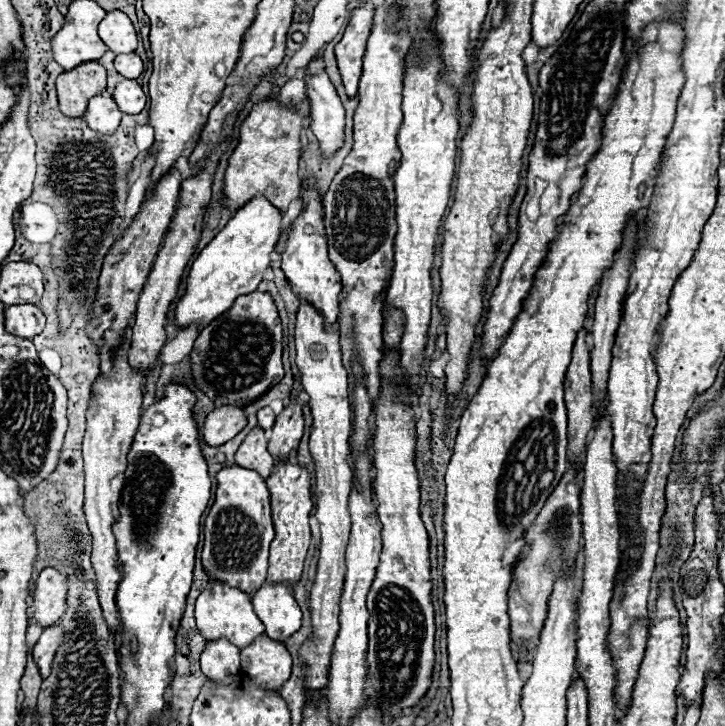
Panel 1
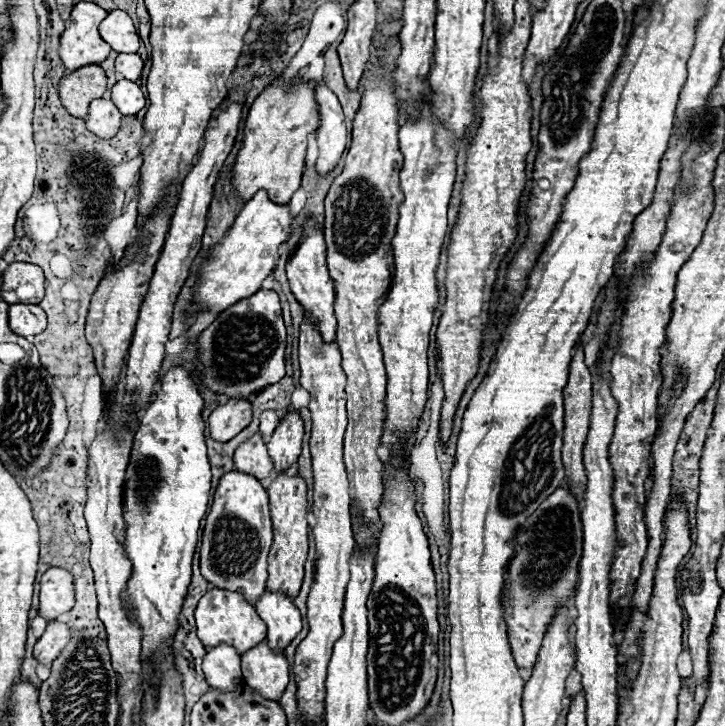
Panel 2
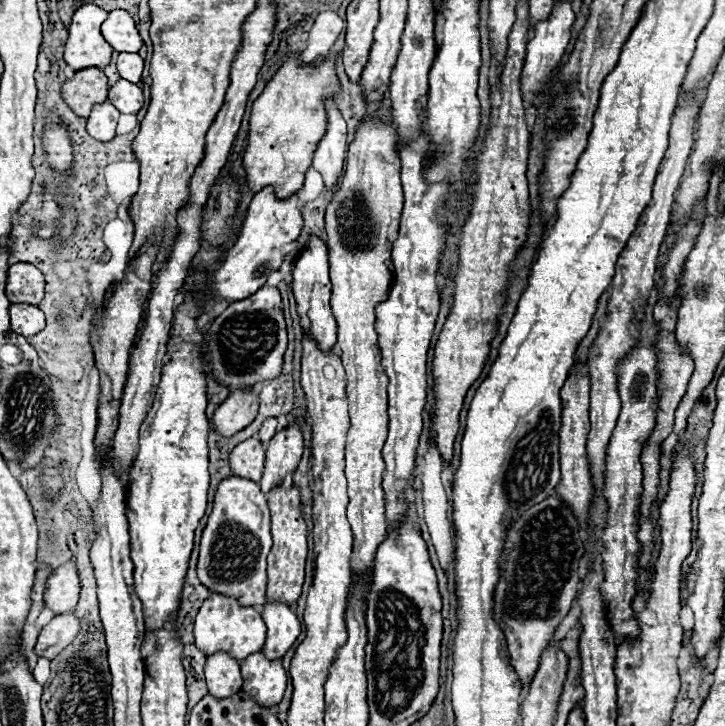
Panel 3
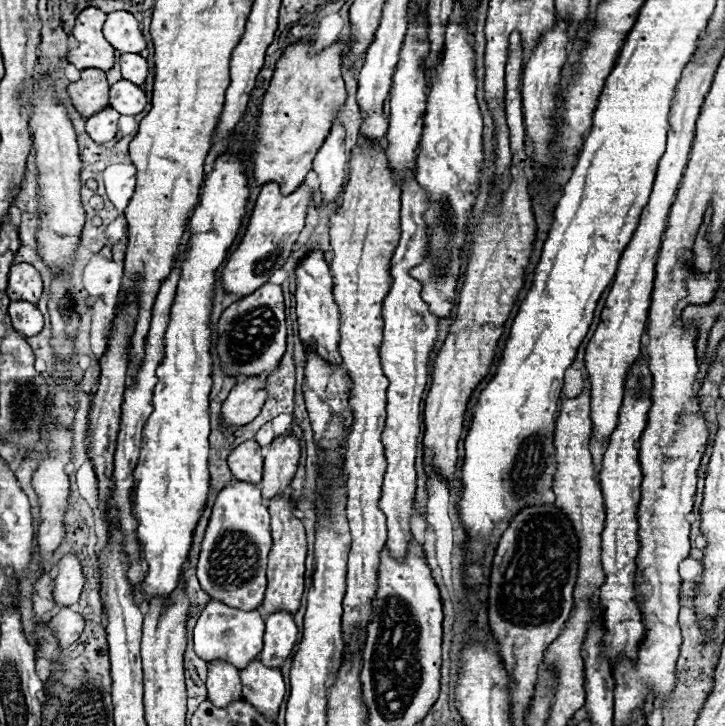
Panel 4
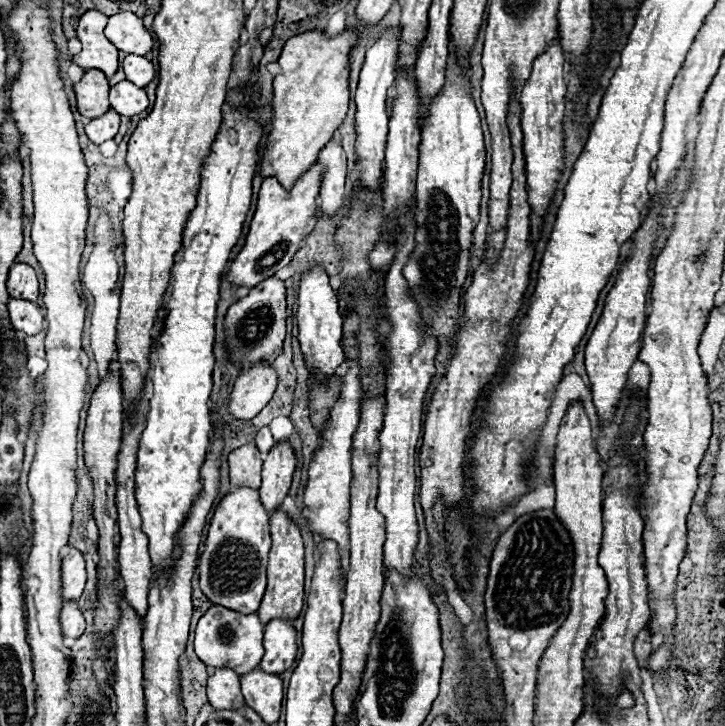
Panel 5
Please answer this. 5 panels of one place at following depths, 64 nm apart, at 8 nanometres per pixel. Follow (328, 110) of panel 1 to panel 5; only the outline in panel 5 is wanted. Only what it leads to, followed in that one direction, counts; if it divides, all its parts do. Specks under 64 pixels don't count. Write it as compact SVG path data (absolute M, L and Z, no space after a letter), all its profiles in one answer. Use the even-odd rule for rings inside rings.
M330 140L318 154L316 160L324 172L322 172L322 186L320 186L320 208L326 216L336 216L344 202L344 178L346 178L346 154L342 154L342 146L336 140Z

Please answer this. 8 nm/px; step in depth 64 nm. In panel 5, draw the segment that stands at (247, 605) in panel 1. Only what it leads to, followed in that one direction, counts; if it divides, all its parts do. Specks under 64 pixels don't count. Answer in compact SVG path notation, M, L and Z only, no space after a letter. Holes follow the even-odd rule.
M214 604L206 610L206 614L200 618L196 626L194 648L198 658L206 666L218 668L220 664L228 664L228 668L234 668L238 674L242 674L242 672L250 672L250 668L256 668L260 664L264 652L262 634L264 634L264 626L258 614L240 614L220 604Z

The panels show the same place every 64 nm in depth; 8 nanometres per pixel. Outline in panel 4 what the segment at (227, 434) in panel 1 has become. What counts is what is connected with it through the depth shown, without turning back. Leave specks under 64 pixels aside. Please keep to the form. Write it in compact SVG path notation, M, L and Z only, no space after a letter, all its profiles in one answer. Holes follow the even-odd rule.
M246 378L242 384L234 386L228 398L222 402L220 420L226 426L244 426L250 424L264 400L266 400L266 378Z

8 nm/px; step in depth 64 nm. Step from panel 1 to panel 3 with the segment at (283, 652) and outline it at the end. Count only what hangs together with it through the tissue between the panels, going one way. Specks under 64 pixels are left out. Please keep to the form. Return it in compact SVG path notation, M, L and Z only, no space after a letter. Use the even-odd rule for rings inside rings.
M264 650L250 654L242 662L244 692L258 698L258 704L276 706L286 690L286 670L280 660L268 660Z

